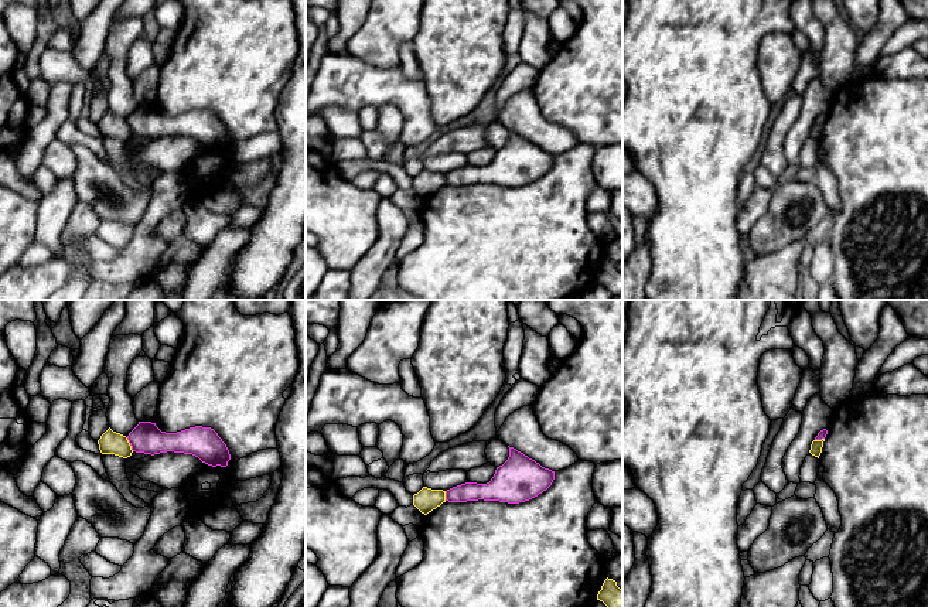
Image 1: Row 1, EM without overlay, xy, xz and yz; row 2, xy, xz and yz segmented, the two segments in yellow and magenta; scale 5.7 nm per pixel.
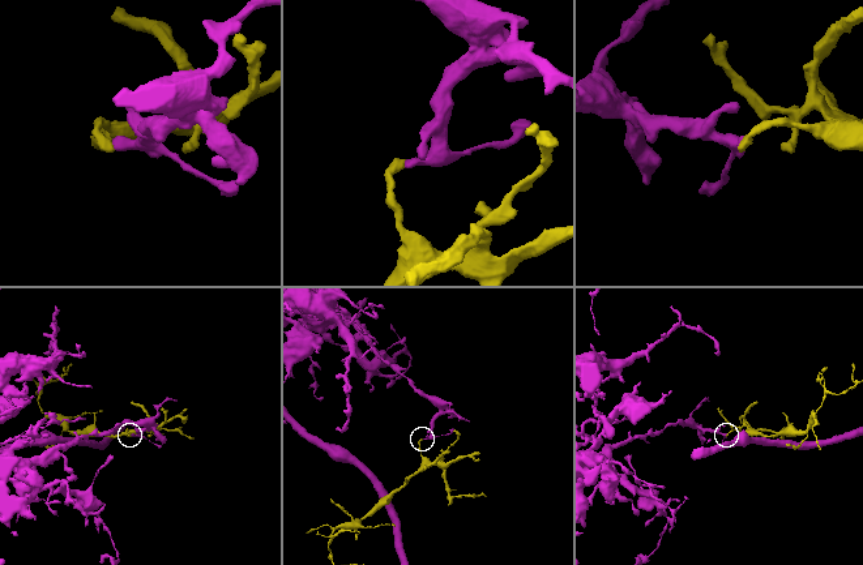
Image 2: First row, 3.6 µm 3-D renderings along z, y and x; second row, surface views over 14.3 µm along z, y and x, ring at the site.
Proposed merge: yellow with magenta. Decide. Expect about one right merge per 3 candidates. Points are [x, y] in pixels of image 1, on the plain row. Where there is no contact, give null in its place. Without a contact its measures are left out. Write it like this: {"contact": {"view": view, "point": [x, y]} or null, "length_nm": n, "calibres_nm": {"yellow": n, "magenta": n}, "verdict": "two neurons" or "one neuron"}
{"contact": {"view": "xy", "point": [129, 128]}, "length_nm": 90, "calibres_nm": {"yellow": 130, "magenta": 180}, "verdict": "two neurons"}

